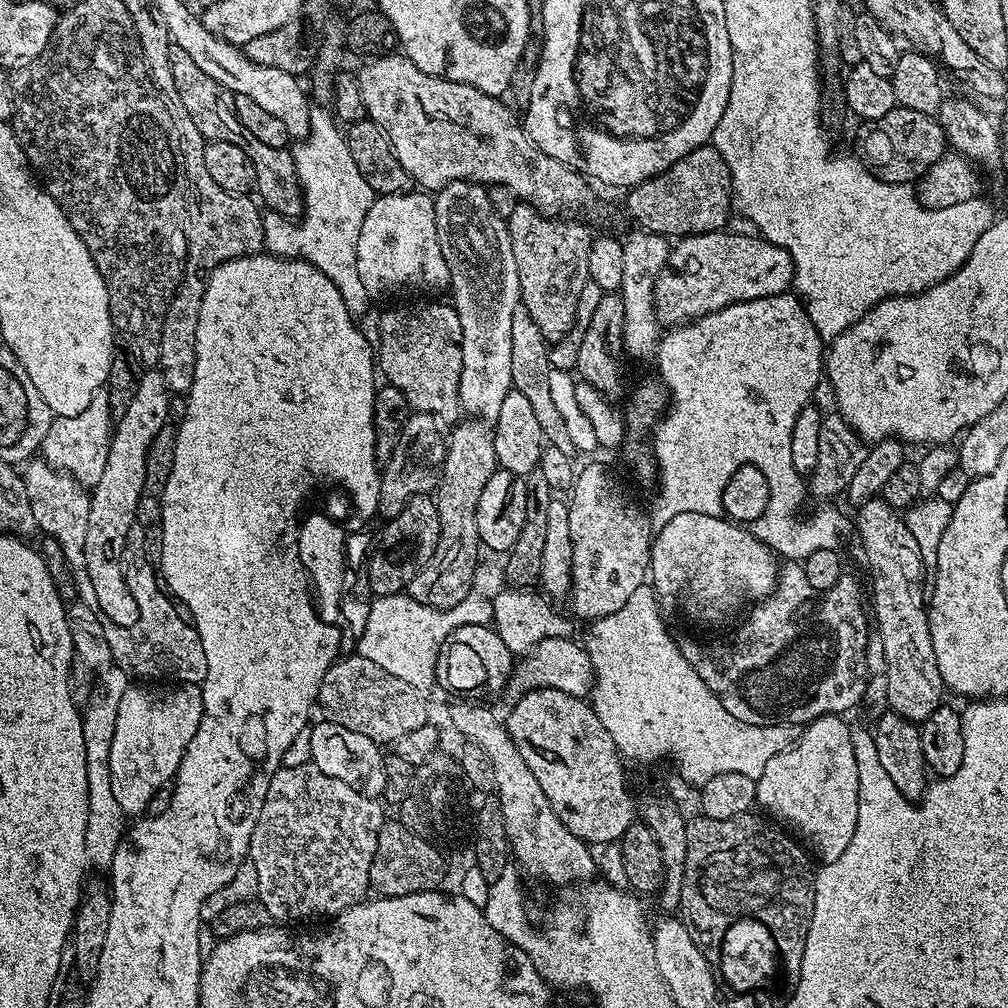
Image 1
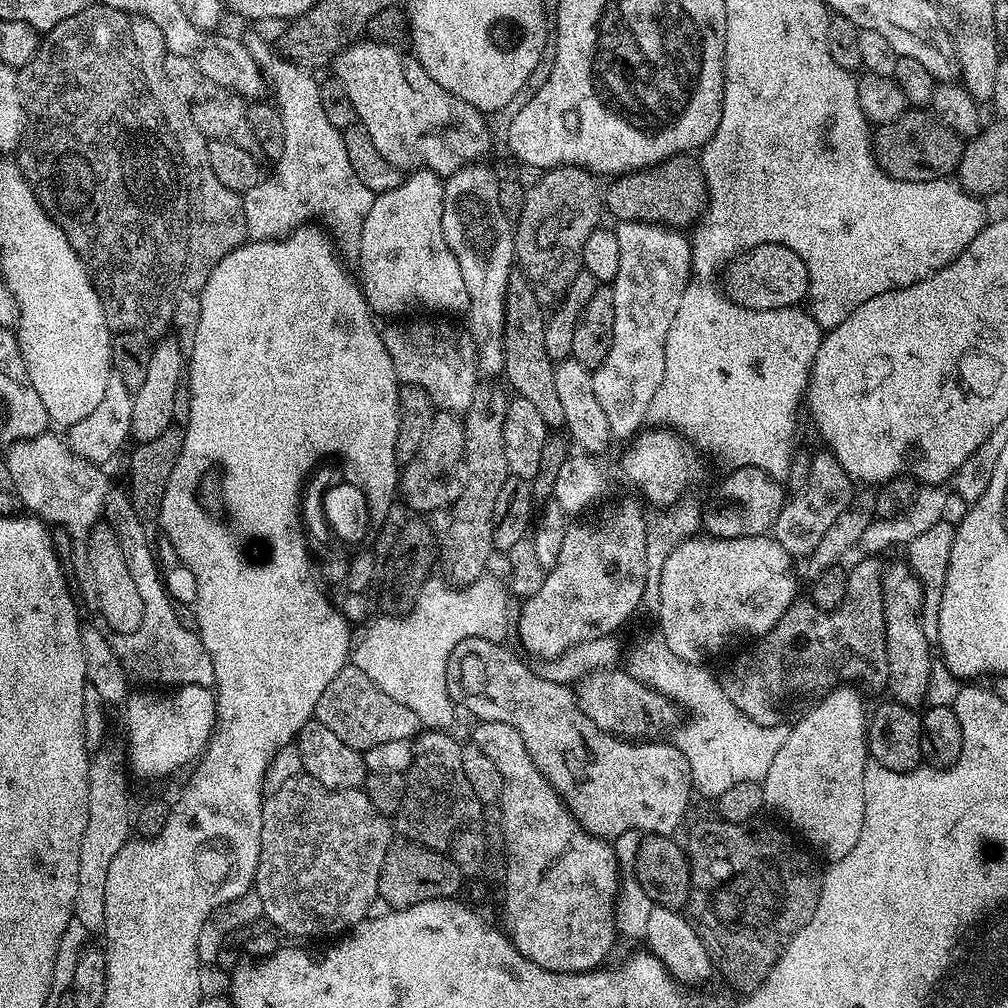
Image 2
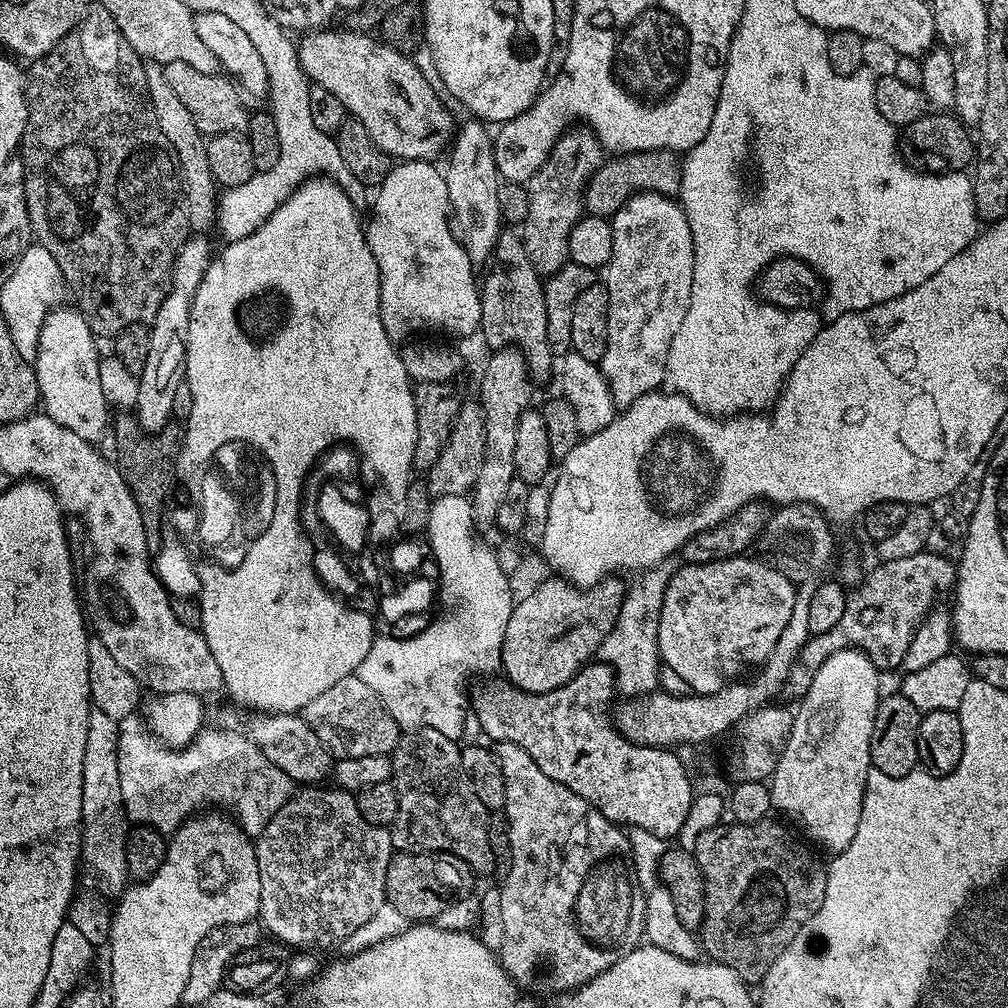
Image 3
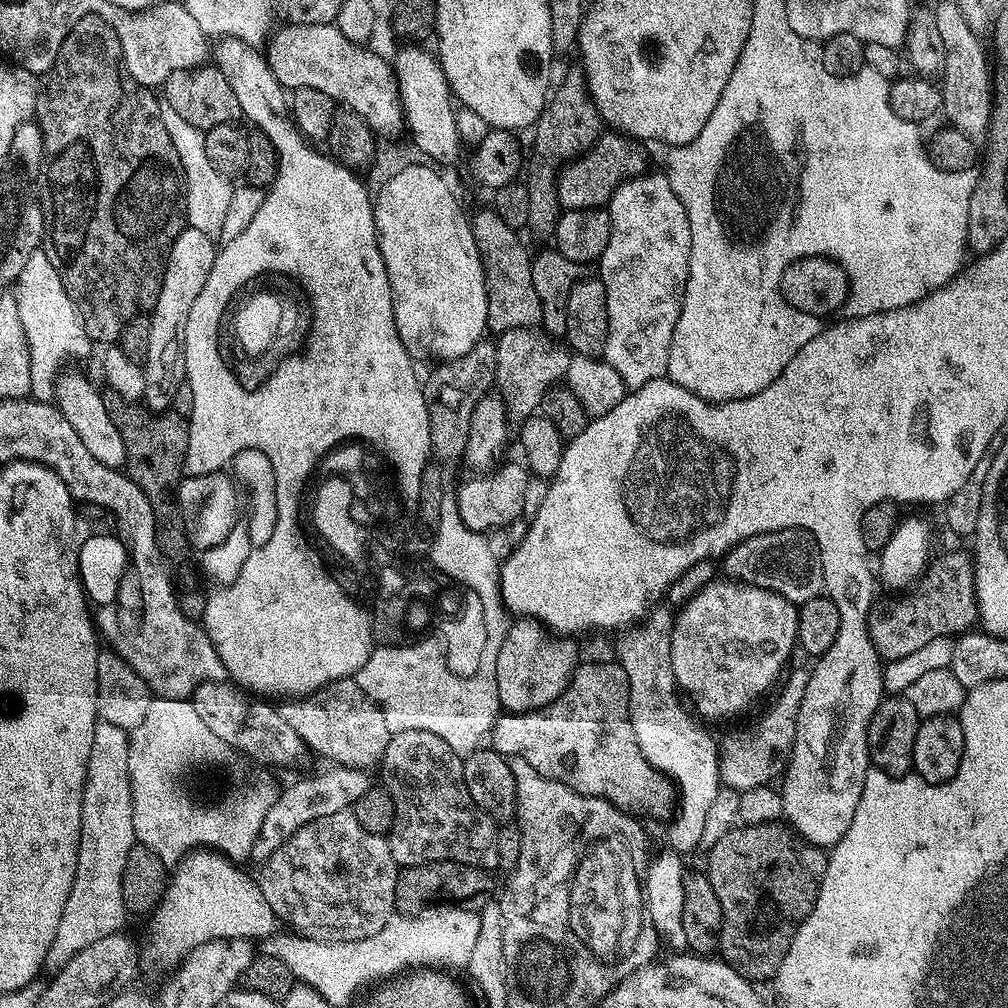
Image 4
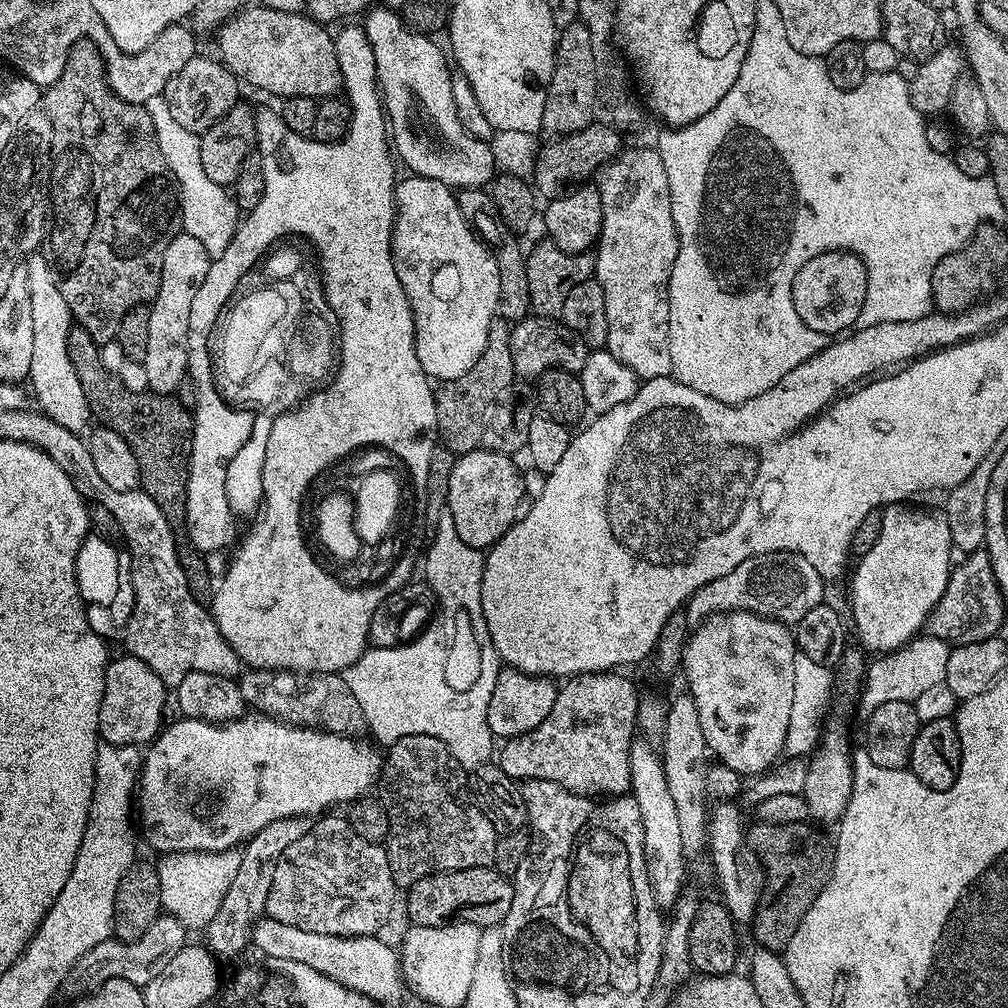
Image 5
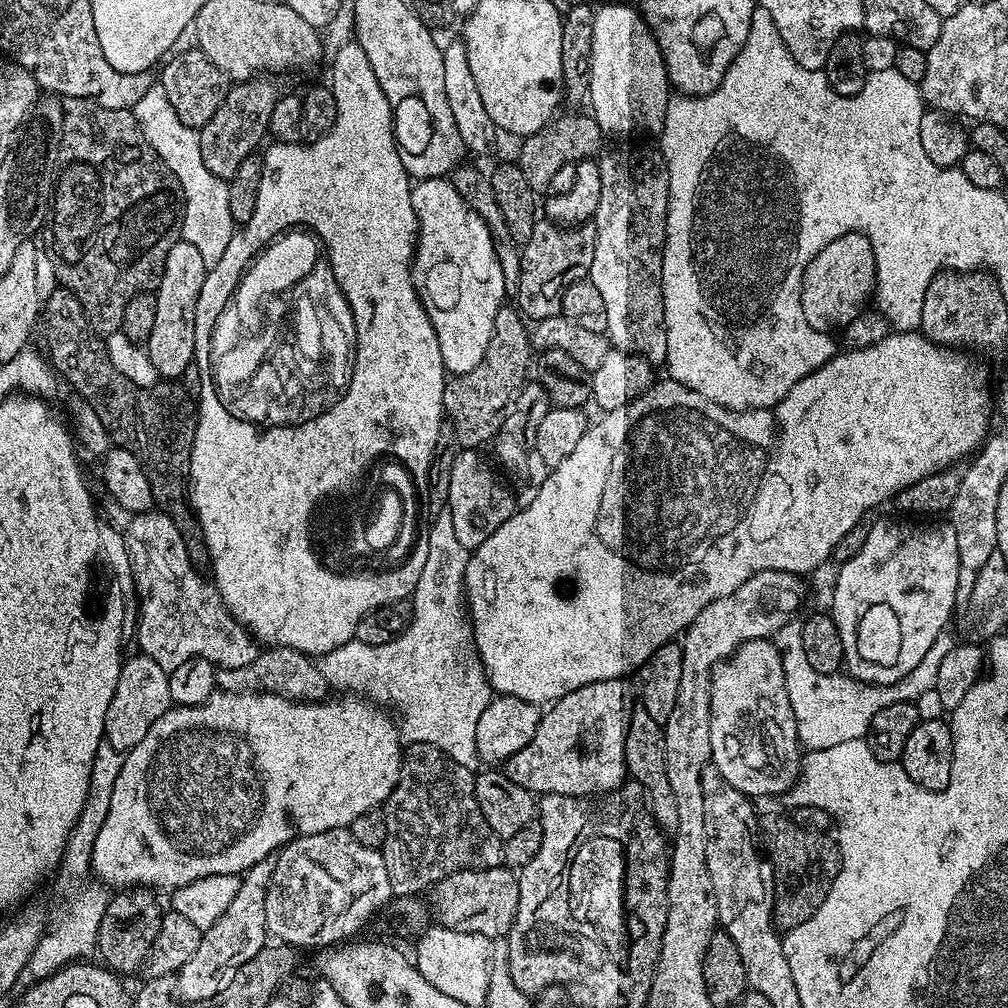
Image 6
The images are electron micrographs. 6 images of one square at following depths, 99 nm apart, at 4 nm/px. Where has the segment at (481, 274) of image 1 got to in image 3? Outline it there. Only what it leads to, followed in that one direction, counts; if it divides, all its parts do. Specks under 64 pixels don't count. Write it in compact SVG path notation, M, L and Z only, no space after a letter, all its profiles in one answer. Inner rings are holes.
M468 118L461 128L459 125L447 153L448 168L443 169L446 194L452 207L450 213L452 230L476 266L483 265L491 257L496 239L502 231L498 210L498 190L502 181L496 171L496 159L492 149L494 140L490 132L488 136L487 130L489 131L475 118Z

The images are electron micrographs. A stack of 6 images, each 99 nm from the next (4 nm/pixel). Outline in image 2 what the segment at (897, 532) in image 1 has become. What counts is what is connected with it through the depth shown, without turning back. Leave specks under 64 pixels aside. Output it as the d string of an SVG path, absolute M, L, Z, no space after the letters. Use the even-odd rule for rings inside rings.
M907 563L892 564L883 569L882 602L884 603L884 633L886 634L886 662L890 666L890 678L887 691L892 692L891 699L897 704L904 704L907 708L919 709L925 703L927 682L930 681L930 672L934 663L933 645L926 638L920 622L920 607L924 605L924 586L915 572Z

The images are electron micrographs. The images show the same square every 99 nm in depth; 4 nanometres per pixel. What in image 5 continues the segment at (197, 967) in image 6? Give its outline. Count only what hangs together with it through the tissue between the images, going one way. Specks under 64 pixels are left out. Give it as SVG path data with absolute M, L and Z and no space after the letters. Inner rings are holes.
M301 817L290 819L276 819L268 826L264 826L258 834L249 839L241 849L237 873L230 882L230 888L226 897L222 900L222 906L218 913L208 923L204 930L207 947L219 957L230 958L240 953L251 943L251 932L256 922L267 911L270 888L274 882L274 870L282 854L290 846L302 838L306 830L305 821Z

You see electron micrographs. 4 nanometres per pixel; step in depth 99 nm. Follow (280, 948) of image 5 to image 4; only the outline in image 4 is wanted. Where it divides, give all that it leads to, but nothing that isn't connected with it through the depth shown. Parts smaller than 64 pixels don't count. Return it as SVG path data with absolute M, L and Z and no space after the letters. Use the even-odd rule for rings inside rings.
M193 850L175 866L164 897L151 913L152 956L160 964L175 966L198 946L211 940L250 940L259 942L275 933L278 921L270 902L262 894L259 883L250 881L243 867L216 850Z

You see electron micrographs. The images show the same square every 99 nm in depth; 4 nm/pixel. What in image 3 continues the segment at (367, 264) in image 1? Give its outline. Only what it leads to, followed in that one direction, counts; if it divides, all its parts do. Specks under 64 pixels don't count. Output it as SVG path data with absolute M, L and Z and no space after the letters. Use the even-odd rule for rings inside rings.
M406 160L393 163L392 169L386 174L386 178L375 189L376 201L371 201L372 217L366 220L366 235L368 245L374 254L374 262L378 262L378 274L380 275L380 313L382 314L382 326L386 334L393 342L404 342L409 339L411 332L416 332L419 328L437 328L440 332L449 332L452 336L468 336L474 333L480 326L480 288L478 287L478 276L475 276L472 259L464 247L456 239L456 233L452 230L450 213L450 198L446 194L446 182L443 171L435 163L427 160Z

